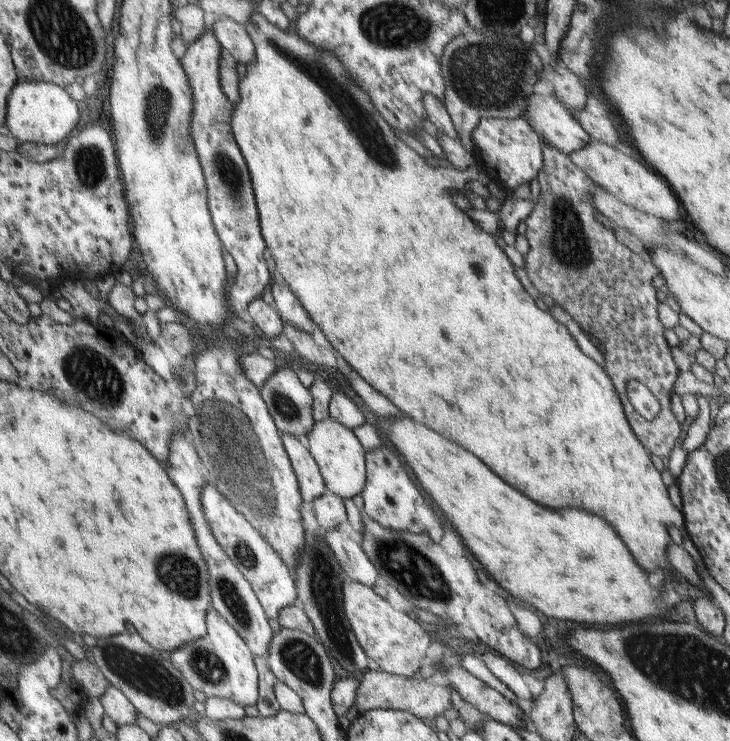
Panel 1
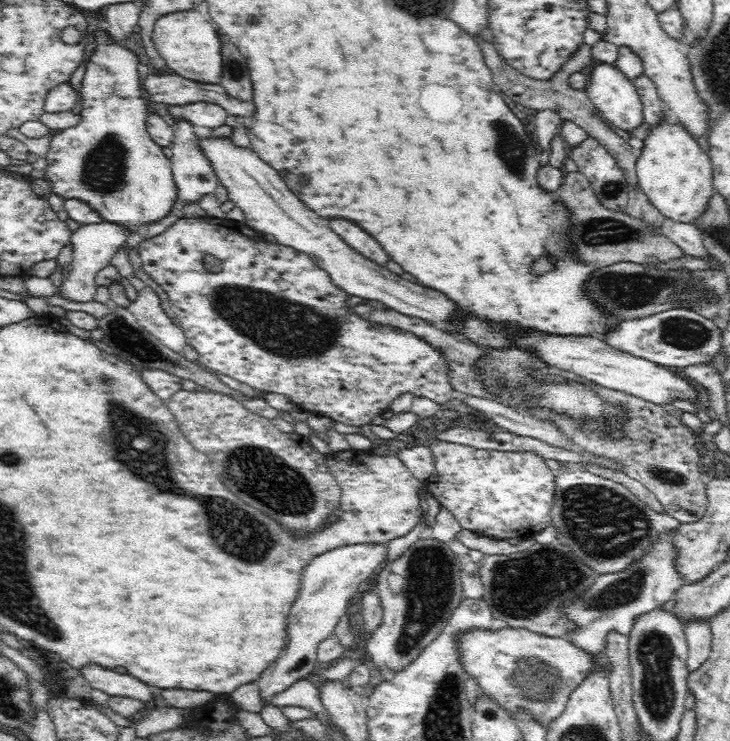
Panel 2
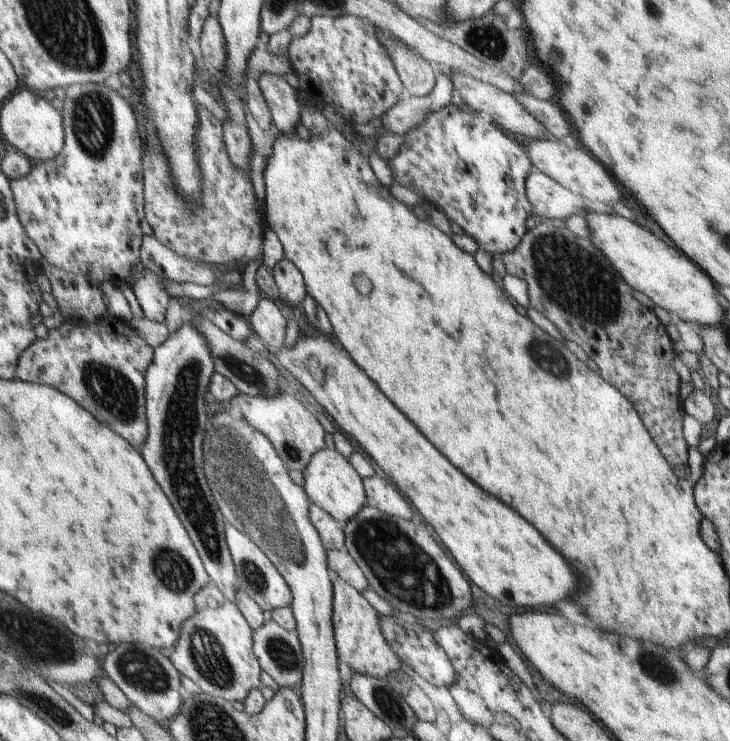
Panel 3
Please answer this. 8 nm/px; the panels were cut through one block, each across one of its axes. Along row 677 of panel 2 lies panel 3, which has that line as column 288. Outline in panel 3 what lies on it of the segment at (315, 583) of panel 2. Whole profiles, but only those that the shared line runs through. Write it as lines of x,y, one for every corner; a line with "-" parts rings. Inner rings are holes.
283,257
275,264
272,274
278,287
279,297
287,307
297,306
306,298
305,282
301,282
301,274
287,257

